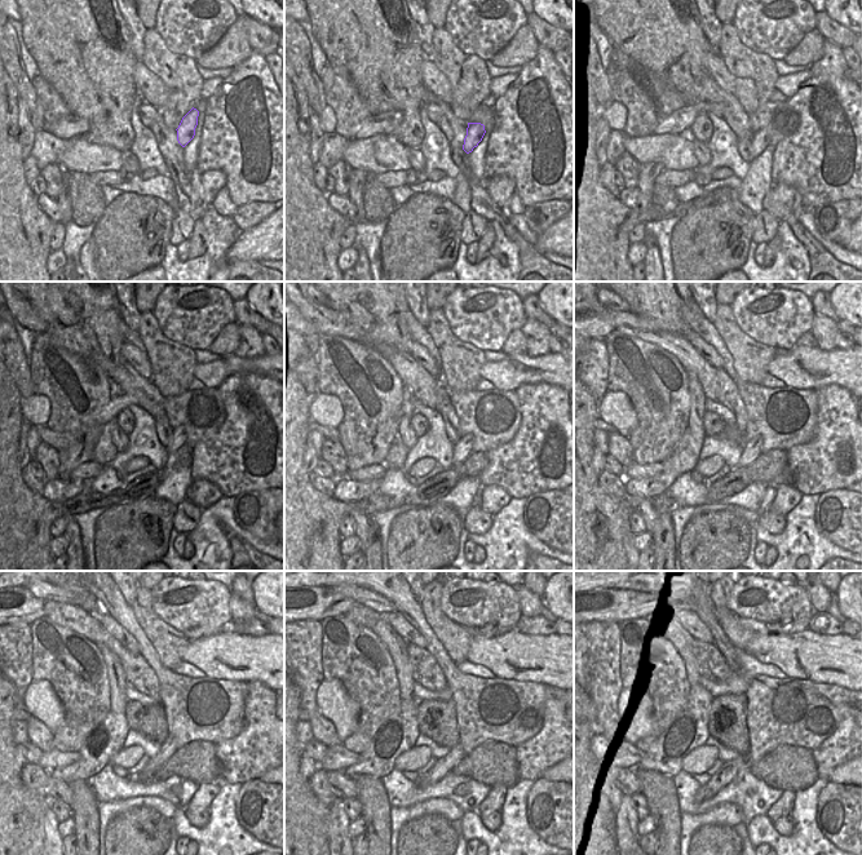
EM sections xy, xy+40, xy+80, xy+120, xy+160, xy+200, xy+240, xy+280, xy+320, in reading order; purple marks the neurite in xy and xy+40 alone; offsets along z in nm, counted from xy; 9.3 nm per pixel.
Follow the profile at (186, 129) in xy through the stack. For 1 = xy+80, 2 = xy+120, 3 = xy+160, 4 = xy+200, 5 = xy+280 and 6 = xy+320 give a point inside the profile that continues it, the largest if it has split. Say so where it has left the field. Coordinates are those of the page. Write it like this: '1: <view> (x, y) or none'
1: xy+80 (760, 140)
2: xy+120 (180, 435)
3: xy+160 (463, 447)
4: xy+200 (752, 448)
5: xy+280 (443, 766)
6: xy+320 (725, 775)

